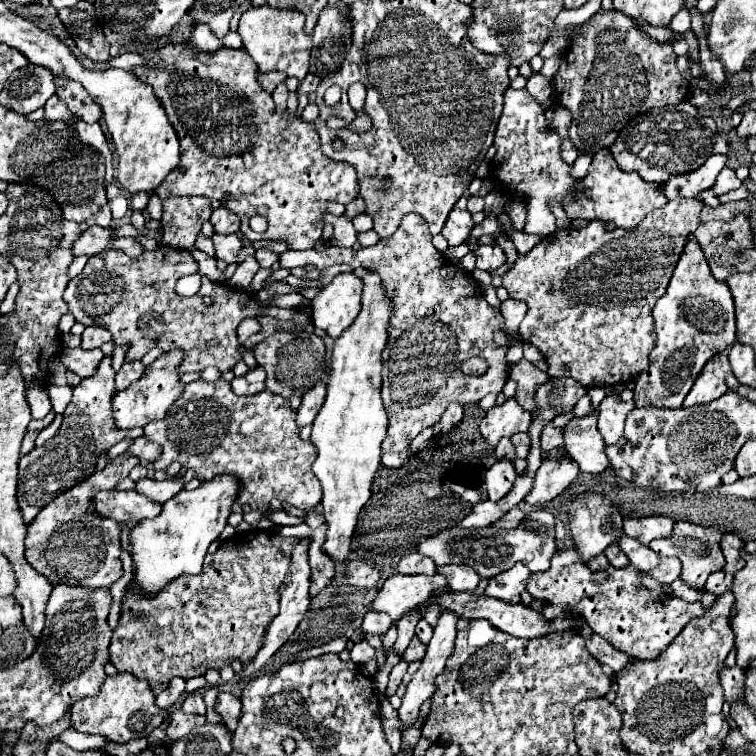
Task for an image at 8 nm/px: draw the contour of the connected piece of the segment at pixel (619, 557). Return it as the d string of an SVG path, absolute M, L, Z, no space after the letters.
M613 543L613 545L609 545L607 549L605 549L605 555L607 555L607 559L609 559L609 563L613 565L613 567L625 567L629 561L625 559L625 553L617 547L617 543Z

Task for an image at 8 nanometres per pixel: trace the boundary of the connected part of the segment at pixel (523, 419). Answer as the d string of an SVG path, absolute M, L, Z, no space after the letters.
M511 397L503 405L497 405L491 411L487 411L479 429L481 429L481 435L491 445L497 445L501 437L511 437L515 433L523 433L529 429L529 425L531 425L531 413L525 411L515 401L515 397Z

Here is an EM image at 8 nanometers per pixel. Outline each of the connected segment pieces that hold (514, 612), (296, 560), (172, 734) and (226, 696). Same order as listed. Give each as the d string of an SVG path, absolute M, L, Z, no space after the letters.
M449 593L445 597L439 599L443 609L451 609L455 613L459 613L459 617L463 619L487 619L491 625L495 625L497 629L513 635L513 637L521 637L521 639L535 639L537 635L547 635L551 633L551 621L547 621L541 613L533 611L531 607L523 605L523 603L505 603L501 599L493 599L487 595L475 597L473 593Z
M301 539L301 541L295 545L289 573L287 573L287 577L285 577L285 581L283 581L283 585L281 585L281 601L279 601L279 603L281 603L281 611L279 611L279 615L269 623L269 627L267 627L267 631L265 631L265 637L263 637L263 645L261 645L261 649L257 651L257 655L255 655L249 663L243 665L241 673L235 675L235 679L243 679L243 677L249 677L251 673L259 671L259 669L271 659L271 655L293 635L293 631L297 629L299 621L303 619L303 615L305 615L305 611L307 611L307 607L309 607L309 601L311 601L311 597L309 597L311 569L309 569L309 563L307 563L307 547L309 547L309 541L307 541L307 539Z
M173 705L167 709L167 719L165 719L165 733L171 741L177 741L185 737L193 727L205 723L205 715L189 715L181 711L181 707Z
M219 693L215 709L223 717L227 729L233 733L237 729L237 721L239 721L239 715L241 715L241 699L237 699L231 693Z

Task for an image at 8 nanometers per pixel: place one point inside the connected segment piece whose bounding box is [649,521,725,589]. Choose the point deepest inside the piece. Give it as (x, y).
(698, 547)

